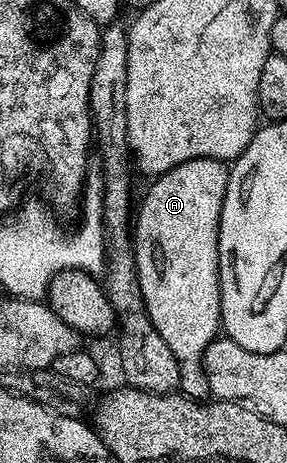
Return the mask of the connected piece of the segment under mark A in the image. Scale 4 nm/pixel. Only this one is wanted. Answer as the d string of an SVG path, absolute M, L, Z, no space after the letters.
M220 159L184 161L157 176L142 199L138 220L133 220L134 248L132 254L138 267L138 284L146 306L146 316L156 327L156 333L168 341L168 349L182 364L183 382L199 380L200 357L206 344L219 334L222 326L222 298L218 276L218 226L220 213L230 180L230 167Z

